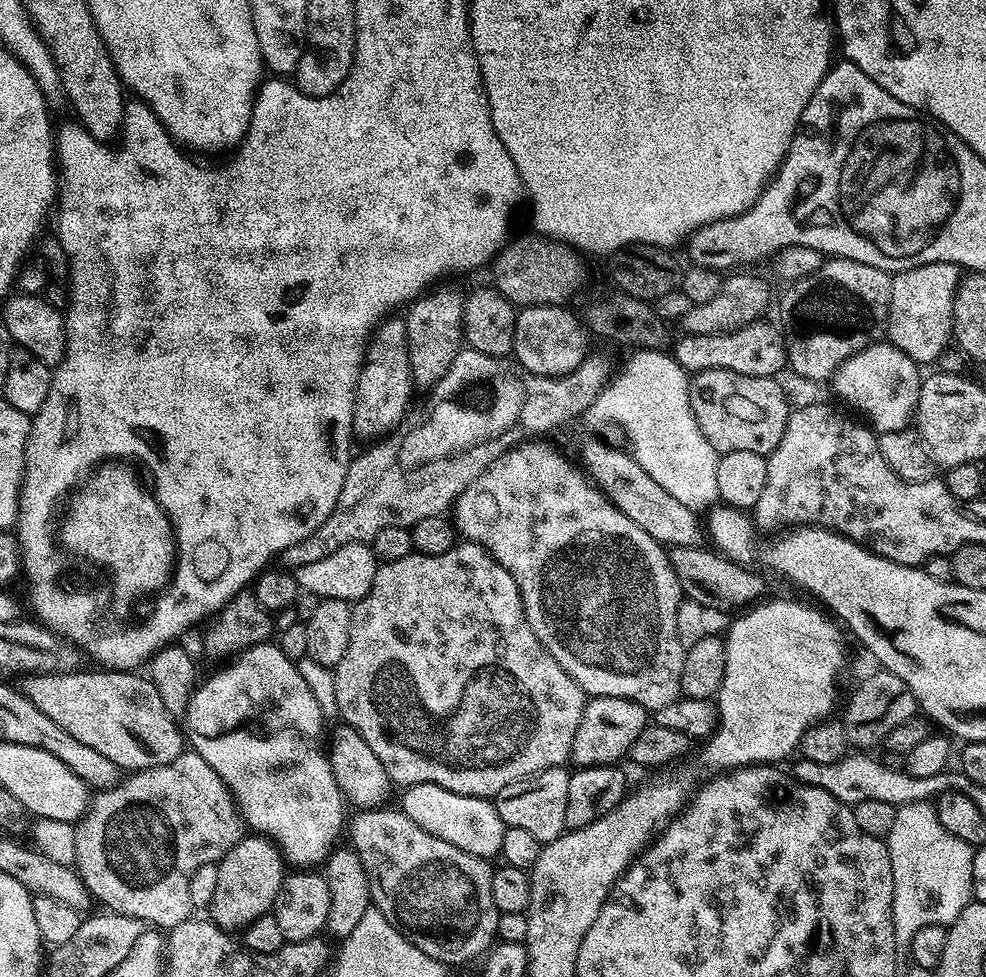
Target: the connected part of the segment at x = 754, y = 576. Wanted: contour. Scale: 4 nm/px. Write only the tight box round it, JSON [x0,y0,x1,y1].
[667,544,765,614]

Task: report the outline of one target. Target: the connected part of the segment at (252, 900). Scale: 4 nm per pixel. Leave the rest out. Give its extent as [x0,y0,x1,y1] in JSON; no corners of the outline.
[210,835,286,930]

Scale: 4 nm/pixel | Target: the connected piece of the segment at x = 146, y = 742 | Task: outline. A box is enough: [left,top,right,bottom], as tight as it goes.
[22,670,185,770]

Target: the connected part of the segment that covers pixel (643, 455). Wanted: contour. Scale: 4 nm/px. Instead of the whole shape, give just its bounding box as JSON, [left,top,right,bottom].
[590,350,720,510]

